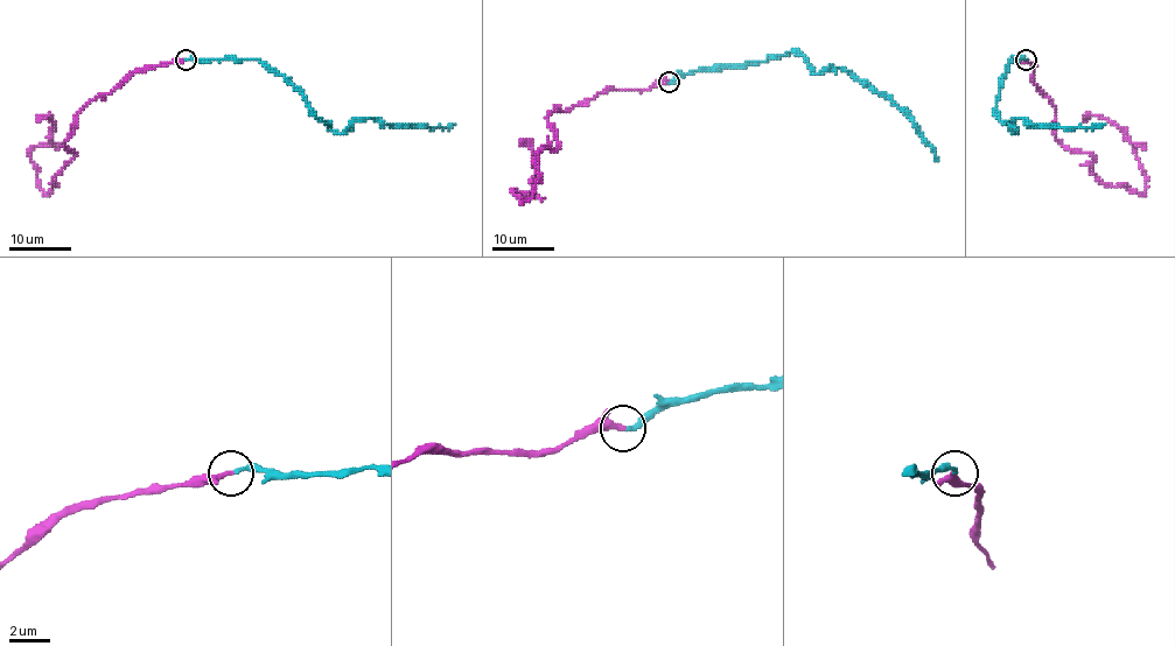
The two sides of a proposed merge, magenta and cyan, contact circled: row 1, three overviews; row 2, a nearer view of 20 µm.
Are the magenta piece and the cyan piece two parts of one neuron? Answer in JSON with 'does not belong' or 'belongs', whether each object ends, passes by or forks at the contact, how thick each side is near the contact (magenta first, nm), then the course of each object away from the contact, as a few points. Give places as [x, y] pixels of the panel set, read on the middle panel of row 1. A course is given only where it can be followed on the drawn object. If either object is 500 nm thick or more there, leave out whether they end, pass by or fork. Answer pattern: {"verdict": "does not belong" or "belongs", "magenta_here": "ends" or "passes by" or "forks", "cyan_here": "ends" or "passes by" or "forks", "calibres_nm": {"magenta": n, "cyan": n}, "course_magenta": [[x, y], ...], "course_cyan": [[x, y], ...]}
{"verdict": "belongs", "magenta_here": "ends", "cyan_here": "ends", "calibres_nm": {"magenta": 300, "cyan": 240}, "course_magenta": [[669, 83], [553, 111], [558, 147], [539, 152], [520, 202], [534, 161], [519, 142]], "course_cyan": [[669, 83], [796, 51], [809, 69], [844, 69], [894, 102], [937, 161]]}

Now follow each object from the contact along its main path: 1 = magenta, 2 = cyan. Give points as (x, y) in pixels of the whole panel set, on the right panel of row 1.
1: (1027, 60), (1055, 109), (1055, 135), (1091, 156), (1104, 182), (1141, 194), (1138, 145), (1105, 119), (1086, 123)
2: (1027, 60), (1011, 60), (995, 114), (1013, 124), (1014, 133), (1013, 120), (1022, 119), (1034, 125), (1105, 125)

